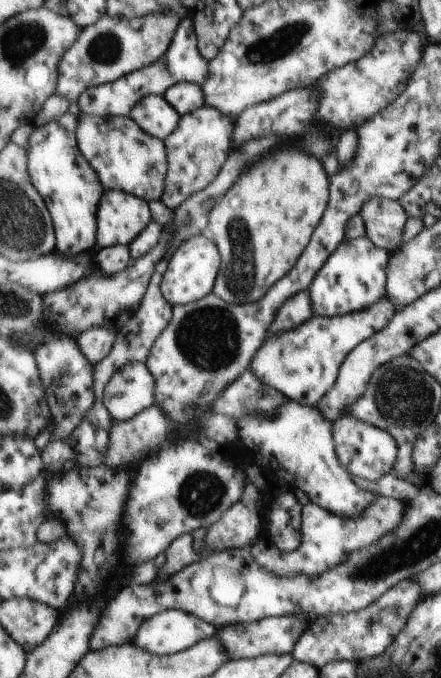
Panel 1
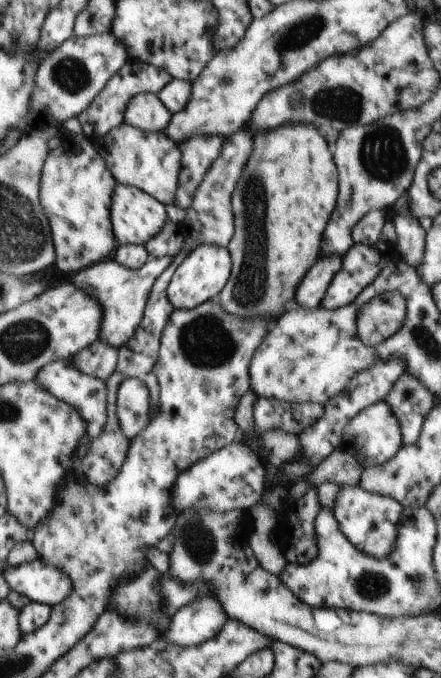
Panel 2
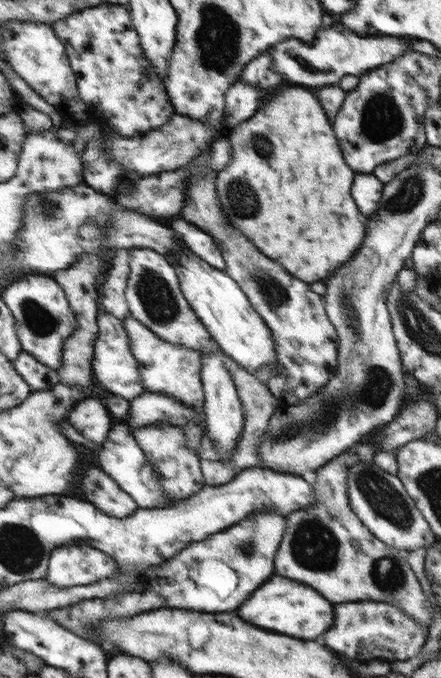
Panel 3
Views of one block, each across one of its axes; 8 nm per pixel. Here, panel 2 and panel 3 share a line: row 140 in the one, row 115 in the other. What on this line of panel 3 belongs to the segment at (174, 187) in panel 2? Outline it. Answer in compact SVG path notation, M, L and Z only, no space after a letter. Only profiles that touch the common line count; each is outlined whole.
M105 2L74 12L53 25L54 31L66 43L72 68L78 76L78 89L82 100L86 101L94 119L100 121L101 126L114 126L121 136L135 137L146 135L171 123L173 115L177 113L176 108L160 74L147 58L139 33L132 23L132 13L128 6Z

